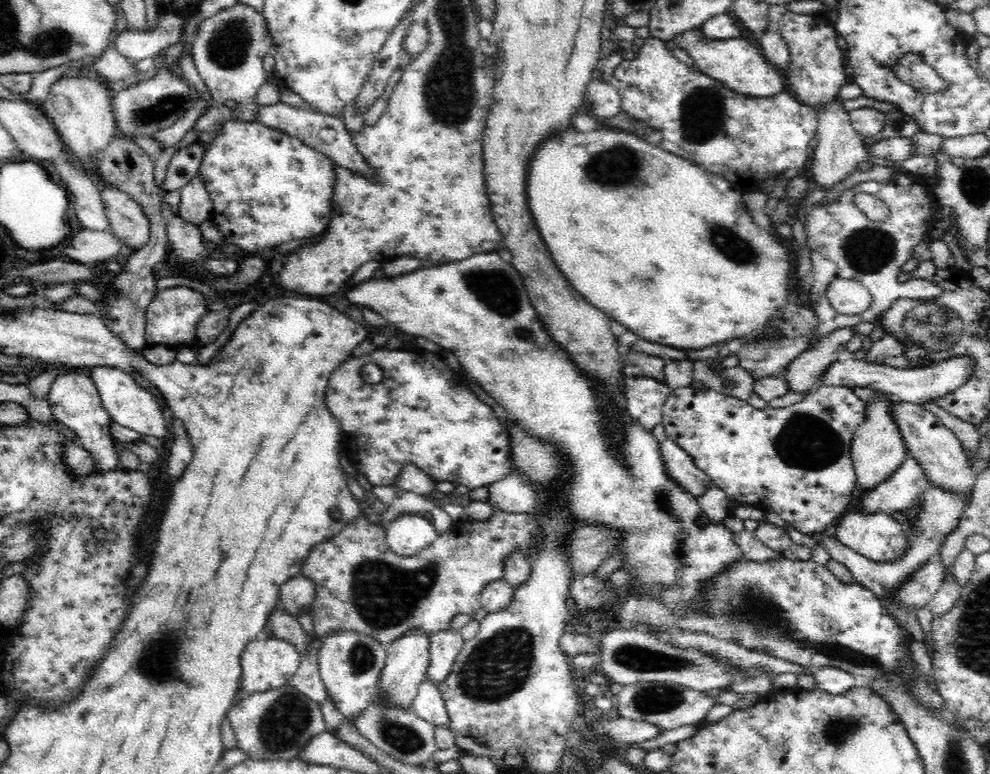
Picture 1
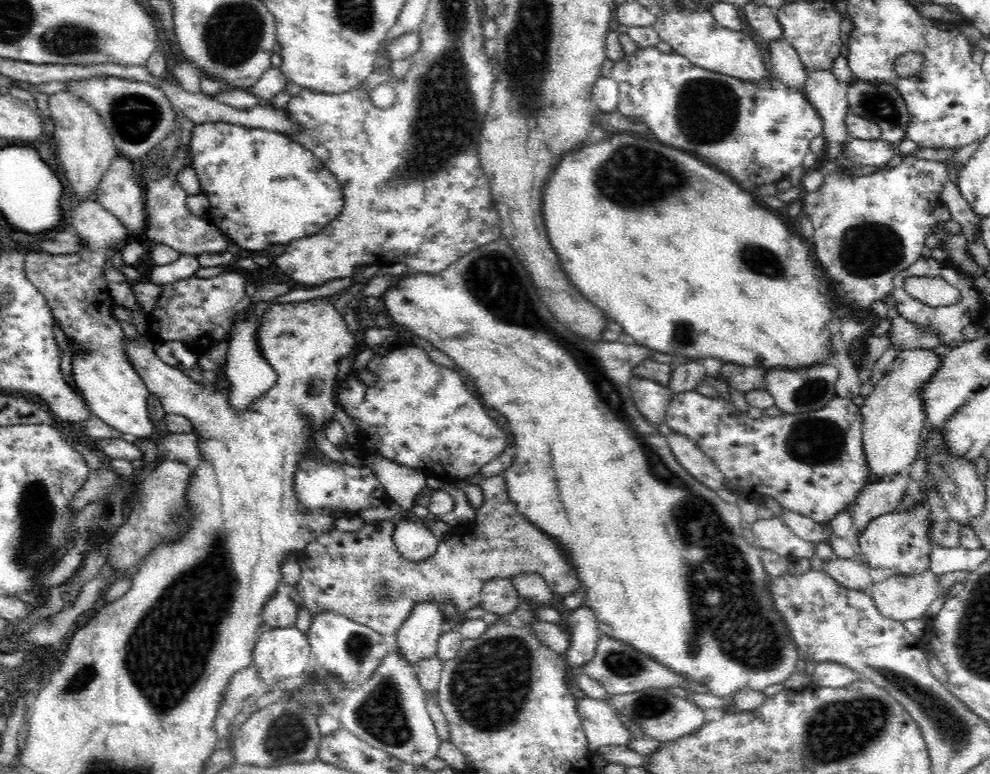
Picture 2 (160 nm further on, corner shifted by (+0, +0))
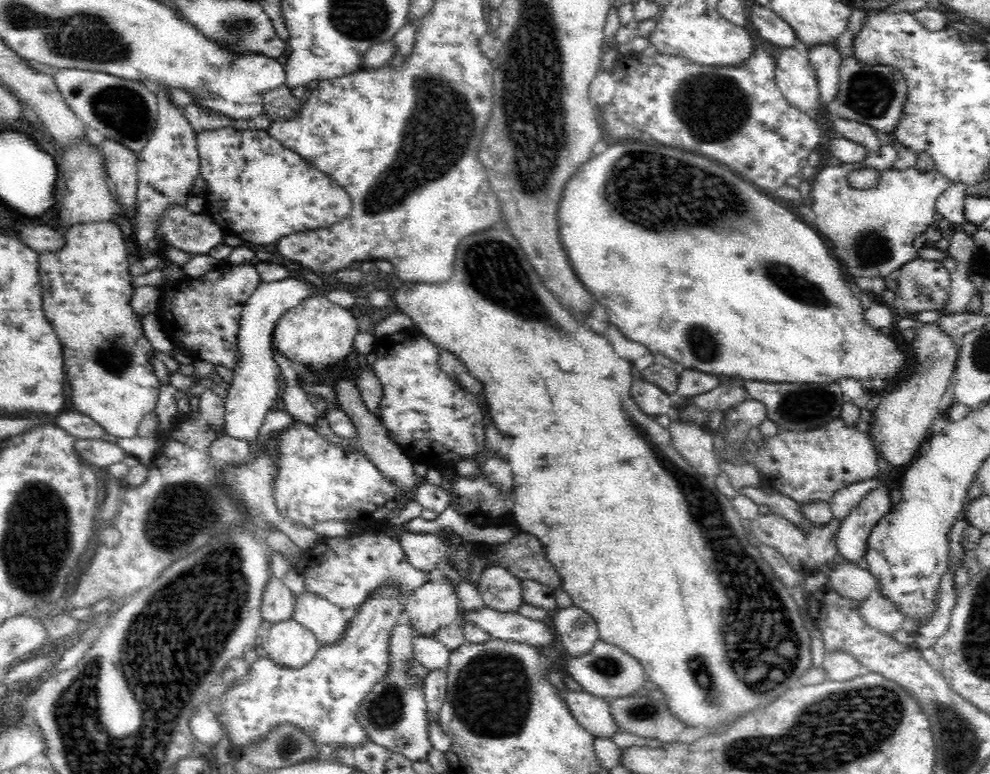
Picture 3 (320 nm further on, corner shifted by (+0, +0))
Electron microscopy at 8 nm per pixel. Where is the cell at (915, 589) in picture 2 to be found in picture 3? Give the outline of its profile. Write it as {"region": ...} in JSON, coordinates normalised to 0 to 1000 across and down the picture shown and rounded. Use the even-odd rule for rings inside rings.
{"region":[[[887,760],[879,765],[879,770],[870,778],[869,797],[871,802],[897,820],[909,814],[911,804],[915,801],[905,782],[901,782],[897,774],[889,769]]]}

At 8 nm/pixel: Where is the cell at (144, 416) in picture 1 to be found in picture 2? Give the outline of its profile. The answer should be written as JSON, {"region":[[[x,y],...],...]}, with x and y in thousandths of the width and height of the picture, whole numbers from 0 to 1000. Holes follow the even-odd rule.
{"region":[[[93,257],[81,260],[73,279],[73,292],[85,317],[78,327],[30,326],[24,339],[24,353],[45,382],[54,410],[68,437],[86,452],[86,456],[74,457],[72,486],[92,535],[123,561],[143,567],[152,565],[158,554],[151,536],[152,506],[135,472],[129,469],[125,426],[114,404],[117,394],[105,355],[105,349],[111,345],[107,342],[107,326],[118,317],[123,318],[132,306],[121,283]]]}

